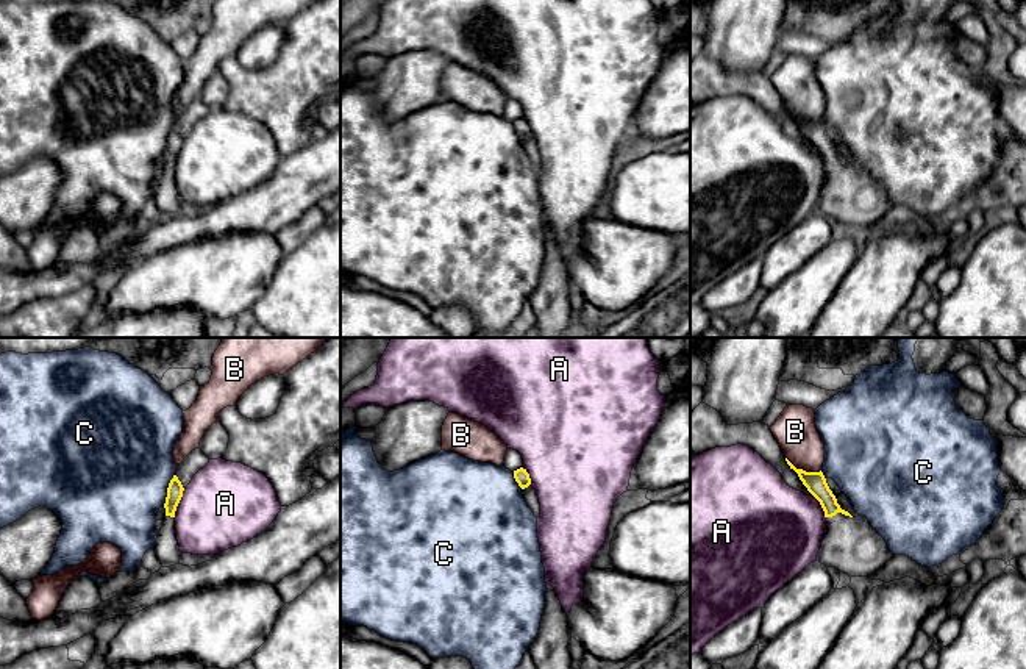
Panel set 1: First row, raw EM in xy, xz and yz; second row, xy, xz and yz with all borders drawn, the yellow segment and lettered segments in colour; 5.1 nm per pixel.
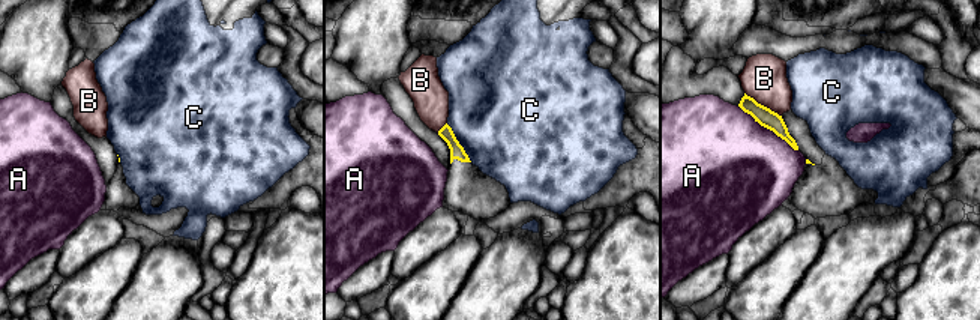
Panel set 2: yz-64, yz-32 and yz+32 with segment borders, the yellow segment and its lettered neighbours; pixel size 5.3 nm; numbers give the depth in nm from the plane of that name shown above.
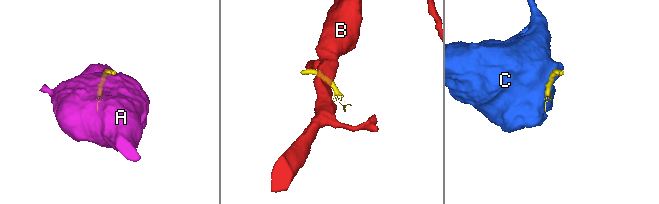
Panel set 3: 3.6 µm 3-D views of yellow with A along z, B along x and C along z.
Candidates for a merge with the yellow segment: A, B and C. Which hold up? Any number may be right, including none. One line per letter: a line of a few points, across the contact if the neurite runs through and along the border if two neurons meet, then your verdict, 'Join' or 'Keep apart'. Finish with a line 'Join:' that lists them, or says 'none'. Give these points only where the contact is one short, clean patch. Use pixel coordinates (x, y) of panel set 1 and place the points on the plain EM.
A: Keep apart
B: Line: yz (786, 107), (797, 118), (820, 121). Keep apart
C: Line: xy (174, 124), (163, 155). Keep apart
Join: none

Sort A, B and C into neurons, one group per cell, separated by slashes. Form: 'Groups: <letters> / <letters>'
Groups: A / B / C

